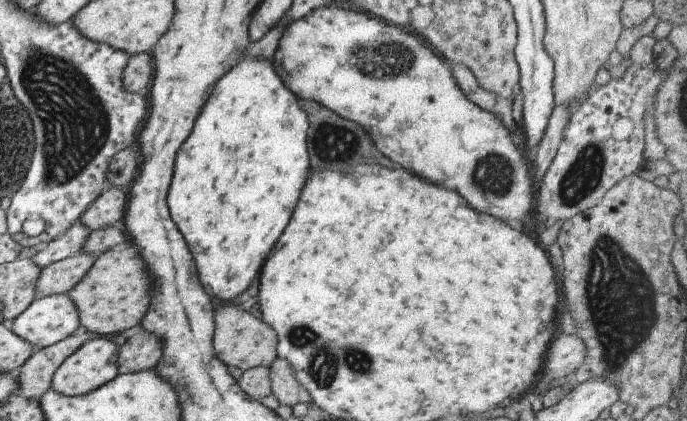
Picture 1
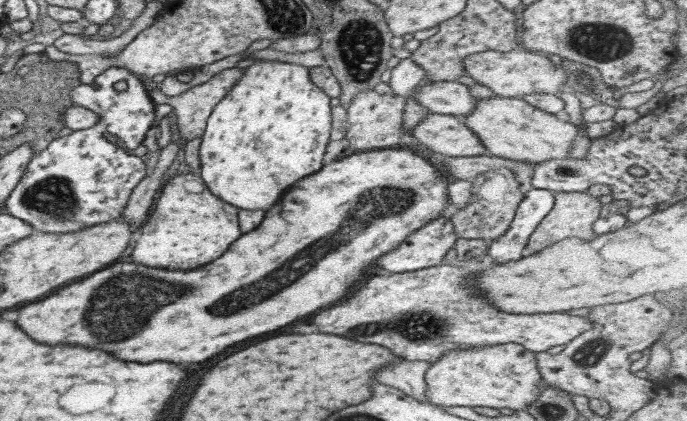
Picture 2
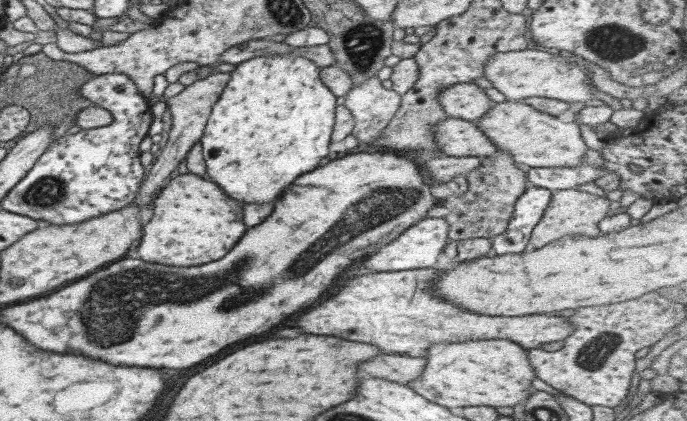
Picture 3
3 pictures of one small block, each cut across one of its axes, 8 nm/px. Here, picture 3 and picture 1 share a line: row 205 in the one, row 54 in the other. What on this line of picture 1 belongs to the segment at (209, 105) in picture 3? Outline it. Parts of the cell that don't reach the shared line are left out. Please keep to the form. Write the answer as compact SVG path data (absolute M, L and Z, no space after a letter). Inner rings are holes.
M149 53L136 54L129 57L126 68L122 70L123 87L128 92L145 96L146 86L152 80L152 55Z

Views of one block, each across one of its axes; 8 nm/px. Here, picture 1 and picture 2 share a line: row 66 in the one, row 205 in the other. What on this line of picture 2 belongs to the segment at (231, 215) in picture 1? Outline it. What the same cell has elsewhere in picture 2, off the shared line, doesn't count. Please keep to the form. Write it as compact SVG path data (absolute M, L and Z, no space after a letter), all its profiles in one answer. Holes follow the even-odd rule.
M263 60L260 61L260 63L254 63L254 65L251 65L248 69L244 69L244 72L242 78L239 78L234 88L222 98L208 117L207 125L204 134L201 136L201 143L199 146L199 174L203 181L206 182L208 190L210 190L214 196L222 198L224 202L228 202L228 204L232 204L232 206L238 206L238 208L242 208L242 210L267 211L273 207L272 204L274 204L274 202L280 200L280 196L282 196L292 184L296 184L298 180L302 180L302 178L318 172L318 170L323 167L322 159L326 152L326 145L329 142L332 128L331 97L311 81L309 69L300 64Z

